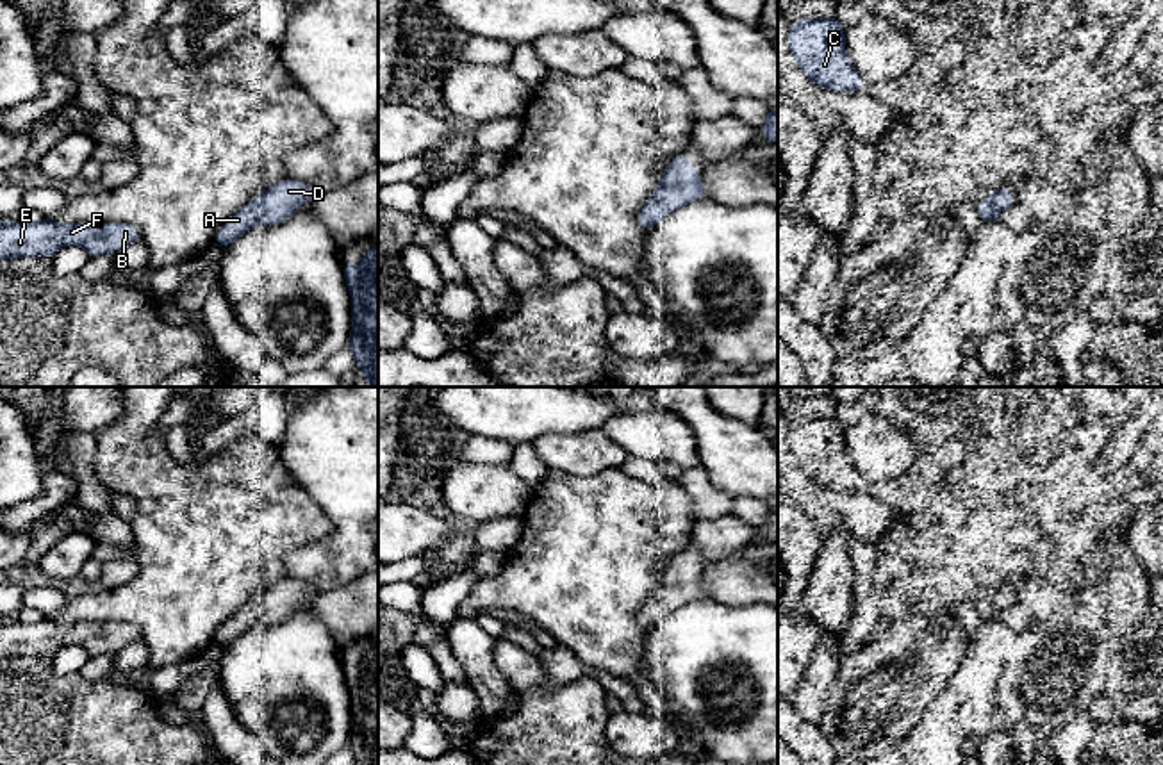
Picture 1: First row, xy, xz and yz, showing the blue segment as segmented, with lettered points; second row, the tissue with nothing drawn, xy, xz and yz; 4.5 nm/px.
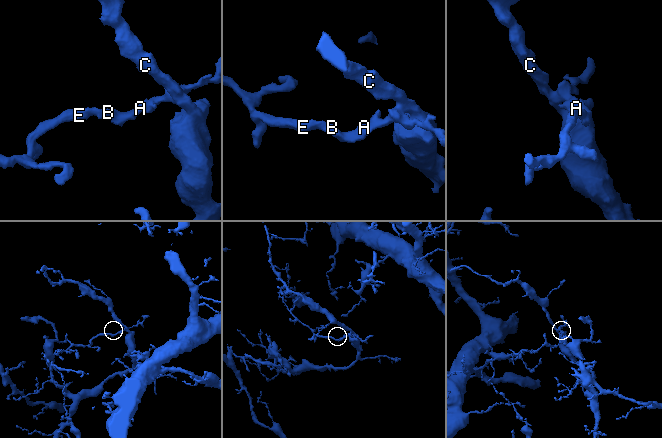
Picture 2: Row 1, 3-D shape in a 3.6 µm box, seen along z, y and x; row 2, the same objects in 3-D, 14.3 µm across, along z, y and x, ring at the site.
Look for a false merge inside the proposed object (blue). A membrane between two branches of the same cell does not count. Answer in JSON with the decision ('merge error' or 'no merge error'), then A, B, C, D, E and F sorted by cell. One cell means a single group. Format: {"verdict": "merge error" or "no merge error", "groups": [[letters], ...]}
{"verdict": "no merge error", "groups": [["A", "B", "C", "D", "E", "F"]]}

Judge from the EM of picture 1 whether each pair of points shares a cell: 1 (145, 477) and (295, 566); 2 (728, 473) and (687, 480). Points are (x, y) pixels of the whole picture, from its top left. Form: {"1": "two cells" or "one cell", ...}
{"1": "two cells", "2": "two cells"}

